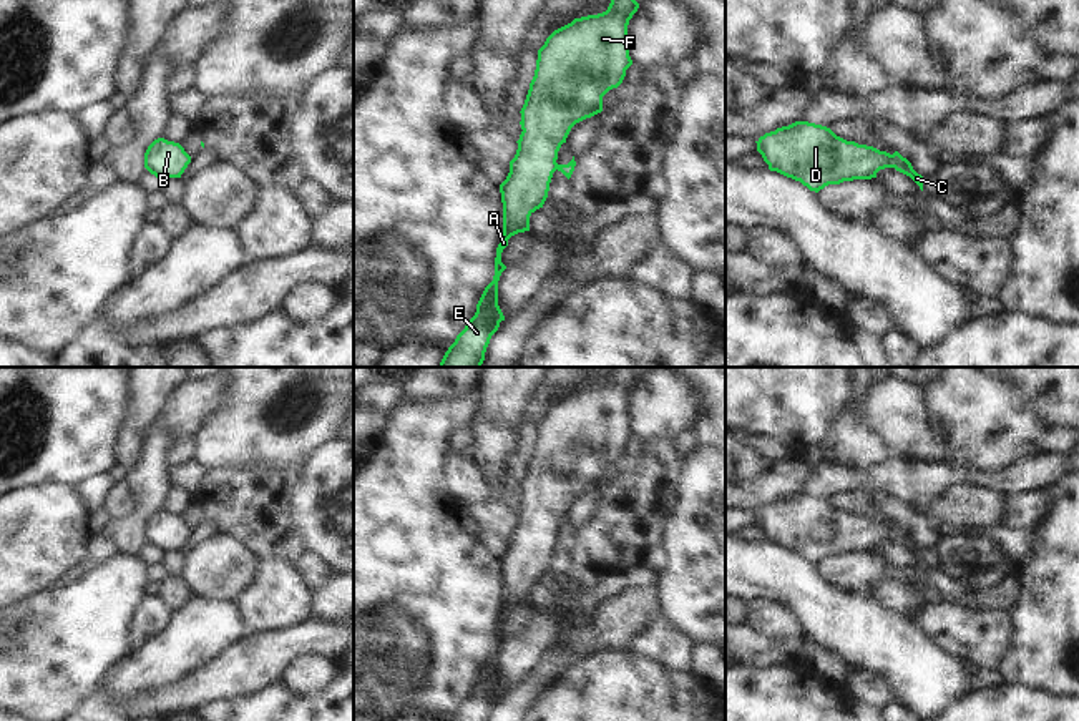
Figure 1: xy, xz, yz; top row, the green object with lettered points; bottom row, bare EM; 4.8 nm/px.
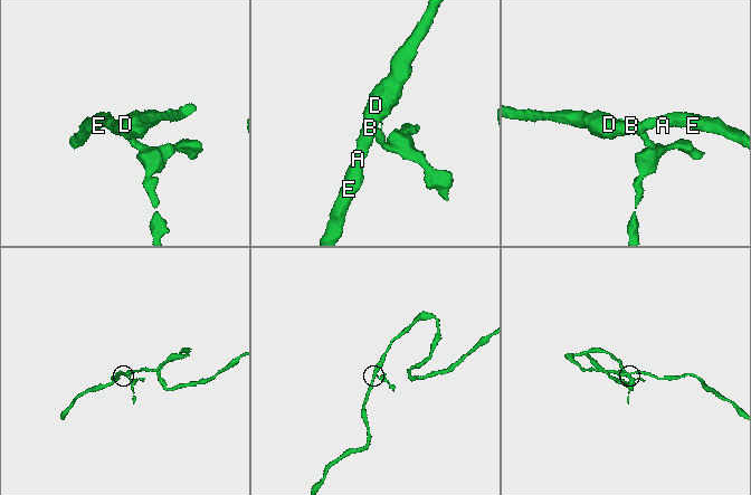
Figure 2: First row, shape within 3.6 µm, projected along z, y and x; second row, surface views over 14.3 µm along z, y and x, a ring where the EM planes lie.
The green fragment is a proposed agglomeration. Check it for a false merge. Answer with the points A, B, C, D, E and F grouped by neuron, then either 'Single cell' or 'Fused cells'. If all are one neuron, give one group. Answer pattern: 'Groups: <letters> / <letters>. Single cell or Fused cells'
Groups: A B D E F / C. Fused cells.

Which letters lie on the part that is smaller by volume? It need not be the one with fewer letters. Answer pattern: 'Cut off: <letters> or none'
Cut off: C.

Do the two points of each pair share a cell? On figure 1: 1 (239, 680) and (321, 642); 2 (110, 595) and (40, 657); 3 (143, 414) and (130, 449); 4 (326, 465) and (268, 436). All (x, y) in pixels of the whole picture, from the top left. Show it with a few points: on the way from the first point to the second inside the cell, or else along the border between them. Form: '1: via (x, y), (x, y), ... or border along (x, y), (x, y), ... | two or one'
1: via (259, 660), (288, 643), (301, 642) | one
2: via (93, 612), (57, 647) | one
3: via (140, 422), (130, 441) | one
4: border along (334, 437), (321, 444), (299, 467) | two

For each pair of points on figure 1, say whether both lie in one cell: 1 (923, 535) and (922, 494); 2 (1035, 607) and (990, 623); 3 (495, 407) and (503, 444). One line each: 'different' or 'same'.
1: different
2: different
3: same

